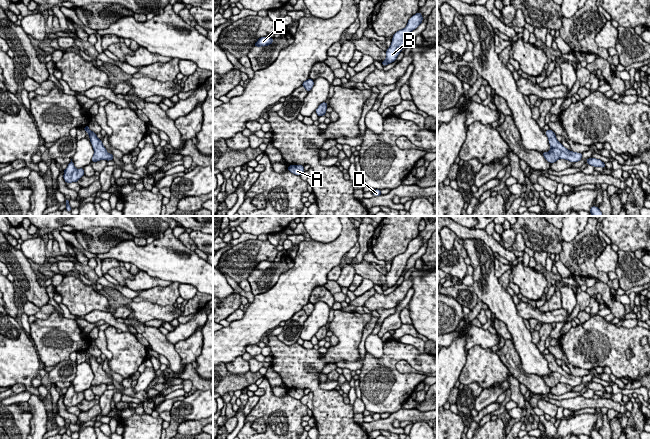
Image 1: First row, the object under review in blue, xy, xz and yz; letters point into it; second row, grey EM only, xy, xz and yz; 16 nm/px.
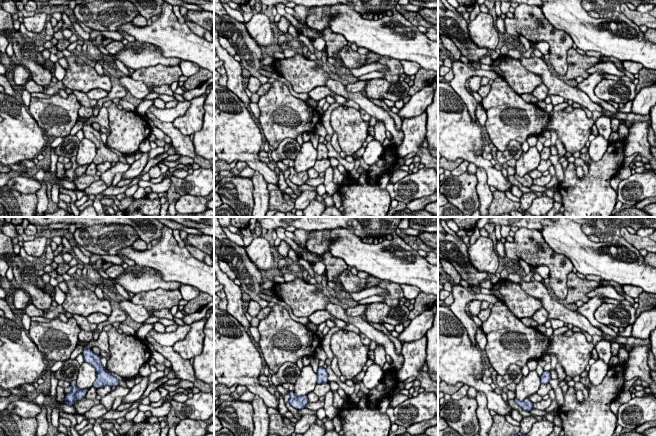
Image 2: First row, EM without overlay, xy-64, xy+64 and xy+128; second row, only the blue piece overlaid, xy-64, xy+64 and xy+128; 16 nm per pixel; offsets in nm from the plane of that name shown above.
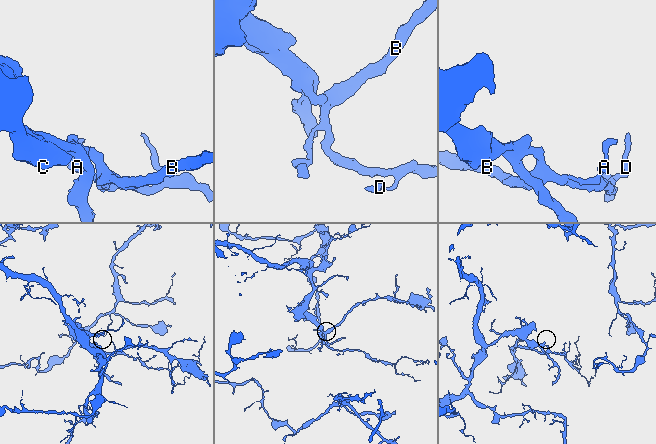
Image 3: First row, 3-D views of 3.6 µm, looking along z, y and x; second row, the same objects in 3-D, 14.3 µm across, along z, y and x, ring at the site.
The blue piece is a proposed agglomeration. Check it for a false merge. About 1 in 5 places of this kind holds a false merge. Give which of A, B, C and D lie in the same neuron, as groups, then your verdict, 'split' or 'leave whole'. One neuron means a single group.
groups A B C D; leave whole

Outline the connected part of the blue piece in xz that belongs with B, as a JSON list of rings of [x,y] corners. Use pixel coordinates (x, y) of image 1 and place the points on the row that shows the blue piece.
[[[419,12],[416,13],[410,17],[408,24],[404,29],[397,31],[393,35],[391,45],[386,51],[386,59],[381,62],[383,66],[390,64],[397,59],[406,43],[408,35],[422,23],[422,19],[422,14]]]

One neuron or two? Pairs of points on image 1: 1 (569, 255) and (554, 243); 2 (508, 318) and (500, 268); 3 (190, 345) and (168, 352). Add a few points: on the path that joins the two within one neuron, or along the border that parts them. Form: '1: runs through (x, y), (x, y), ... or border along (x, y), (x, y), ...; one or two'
1: border along (562, 241), (562, 249), (558, 253); two
2: border along (494, 257), (494, 274), (498, 279); two
3: border along (173, 345), (181, 362), (184, 365), (191, 364); two

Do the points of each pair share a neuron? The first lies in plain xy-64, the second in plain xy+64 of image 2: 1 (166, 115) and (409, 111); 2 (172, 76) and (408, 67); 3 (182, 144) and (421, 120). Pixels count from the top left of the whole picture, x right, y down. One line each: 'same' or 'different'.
1: same
2: different
3: different

